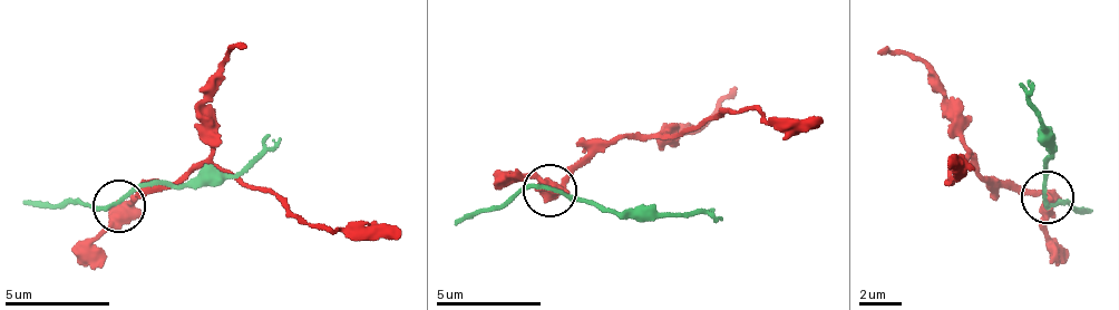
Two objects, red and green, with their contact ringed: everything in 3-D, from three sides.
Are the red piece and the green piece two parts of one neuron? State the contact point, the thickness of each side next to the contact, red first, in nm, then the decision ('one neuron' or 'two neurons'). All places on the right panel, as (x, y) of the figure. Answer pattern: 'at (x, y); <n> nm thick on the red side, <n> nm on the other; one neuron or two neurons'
at (1047, 197); 550 nm thick on the red side, 170 nm on the other; two neurons

